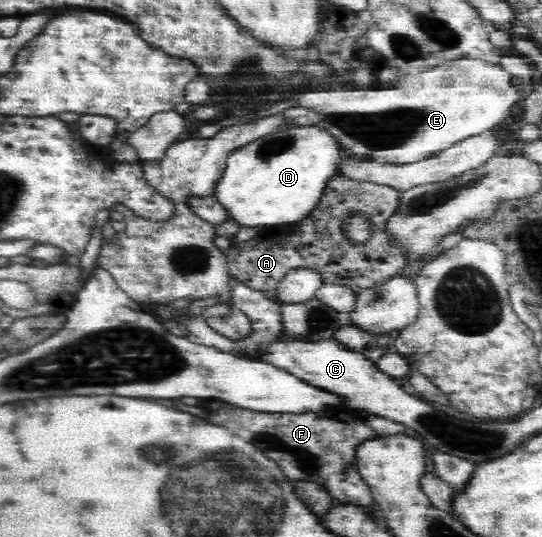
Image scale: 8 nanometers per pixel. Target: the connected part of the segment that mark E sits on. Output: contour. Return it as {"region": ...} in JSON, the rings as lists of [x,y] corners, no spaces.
{"region":[[[460,58],[459,60],[446,60],[439,66],[432,66],[427,70],[421,71],[419,74],[416,74],[416,77],[412,77],[412,81],[408,81],[408,85],[400,85],[400,87],[386,87],[386,85],[382,87],[382,85],[376,85],[376,87],[368,89],[358,87],[334,87],[332,90],[306,91],[302,92],[302,95],[300,95],[300,103],[298,103],[298,105],[300,105],[300,108],[308,107],[308,109],[319,113],[321,121],[318,124],[332,134],[333,139],[341,145],[345,152],[365,157],[365,159],[370,161],[380,161],[381,163],[416,164],[419,161],[426,160],[427,157],[434,156],[439,151],[454,145],[456,142],[466,140],[467,137],[472,137],[494,127],[498,127],[502,124],[504,117],[508,117],[508,114],[512,113],[516,102],[524,97],[524,91],[526,91],[526,89],[518,88],[512,84],[512,75],[510,75],[504,67],[490,64],[484,60]]]}

